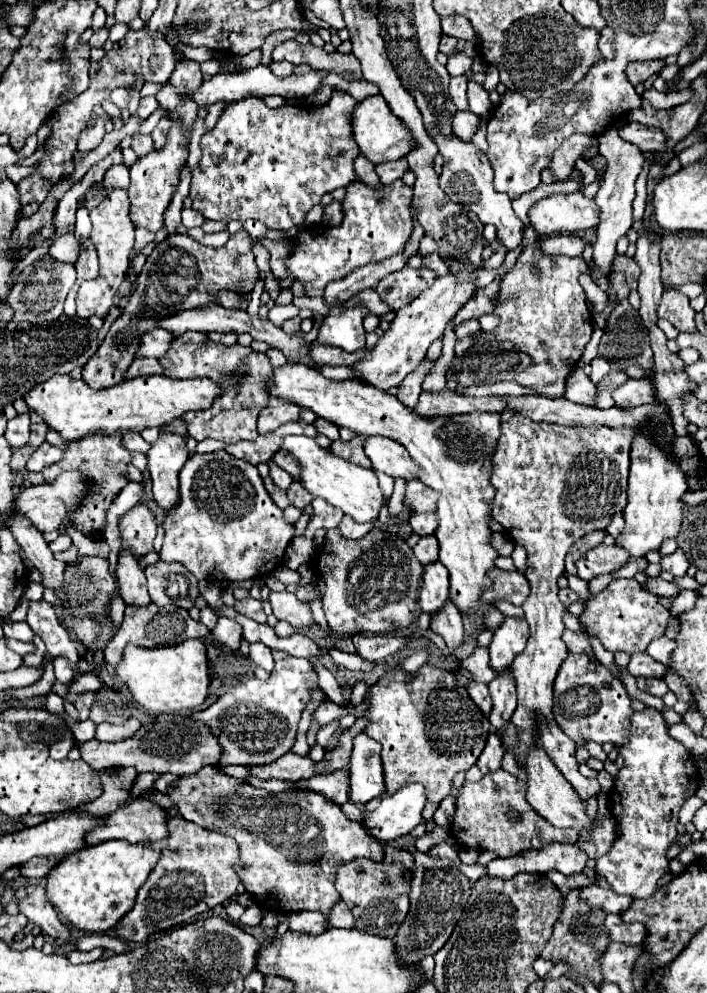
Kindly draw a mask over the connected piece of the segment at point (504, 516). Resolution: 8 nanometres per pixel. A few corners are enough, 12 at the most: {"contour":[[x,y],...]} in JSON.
{"contour":[[513,416],[493,518],[527,548],[519,752],[553,720],[567,550],[627,504],[631,428]]}

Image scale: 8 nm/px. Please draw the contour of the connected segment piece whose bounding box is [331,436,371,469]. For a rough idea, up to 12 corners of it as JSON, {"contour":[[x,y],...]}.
{"contour":[[363,440],[331,442],[333,452],[363,468],[371,461],[363,452]]}

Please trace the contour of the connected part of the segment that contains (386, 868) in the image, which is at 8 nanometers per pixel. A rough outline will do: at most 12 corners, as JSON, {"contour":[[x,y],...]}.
{"contour":[[357,858],[335,888],[357,930],[393,938],[411,872]]}

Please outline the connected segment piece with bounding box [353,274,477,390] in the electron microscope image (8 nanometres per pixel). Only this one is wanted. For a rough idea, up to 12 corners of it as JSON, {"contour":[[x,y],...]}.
{"contour":[[435,278],[353,364],[379,390],[419,366],[477,288]]}

